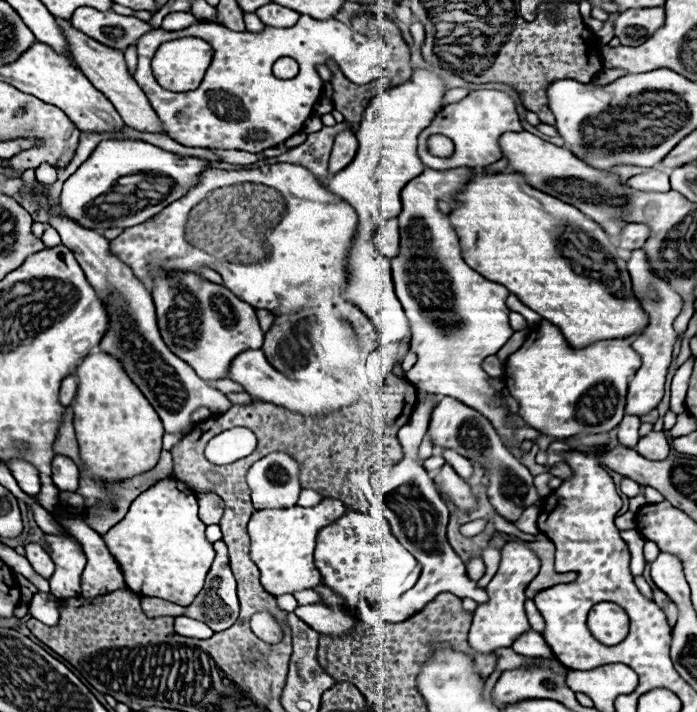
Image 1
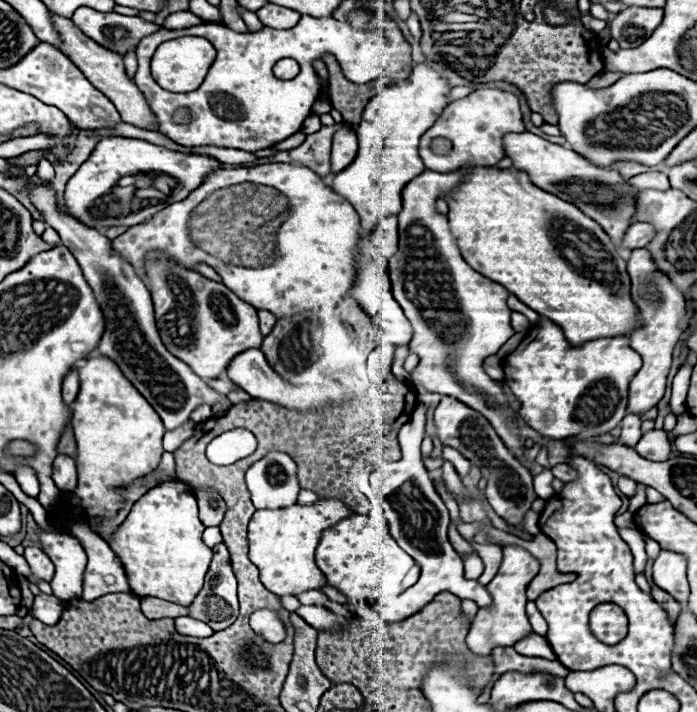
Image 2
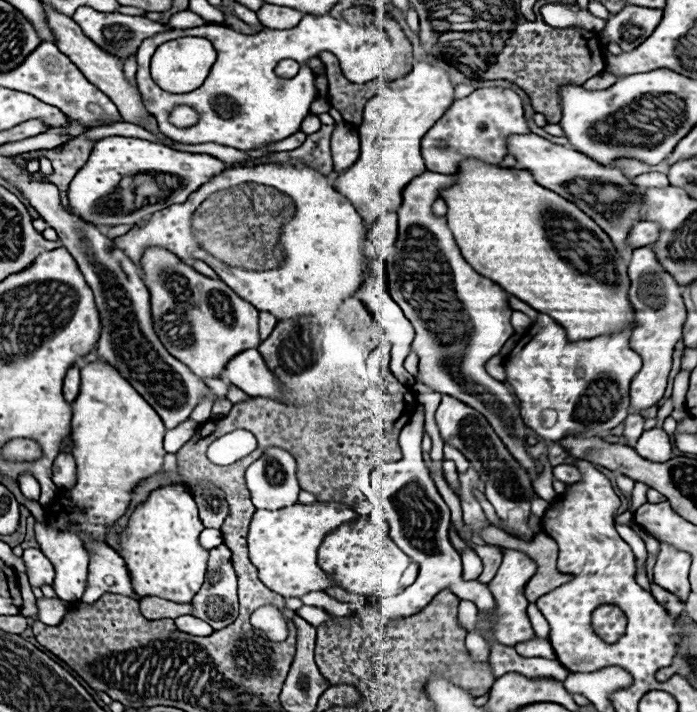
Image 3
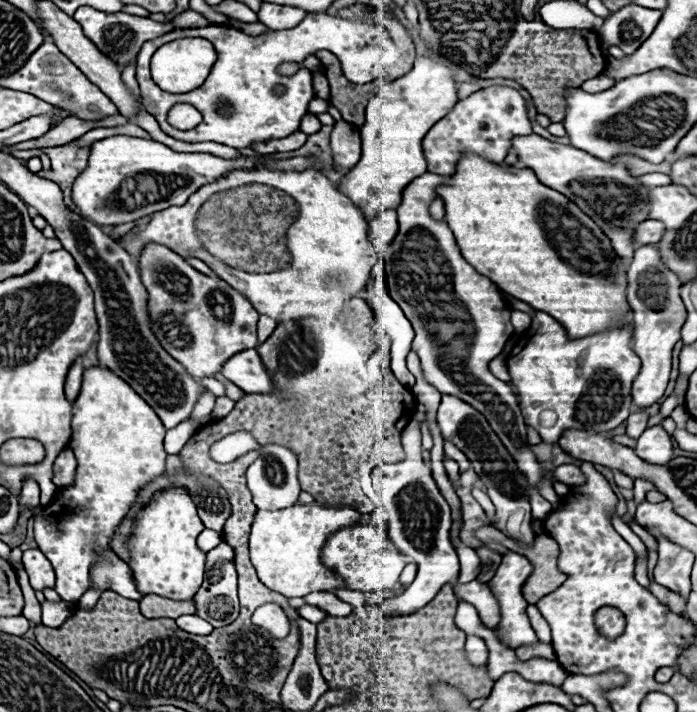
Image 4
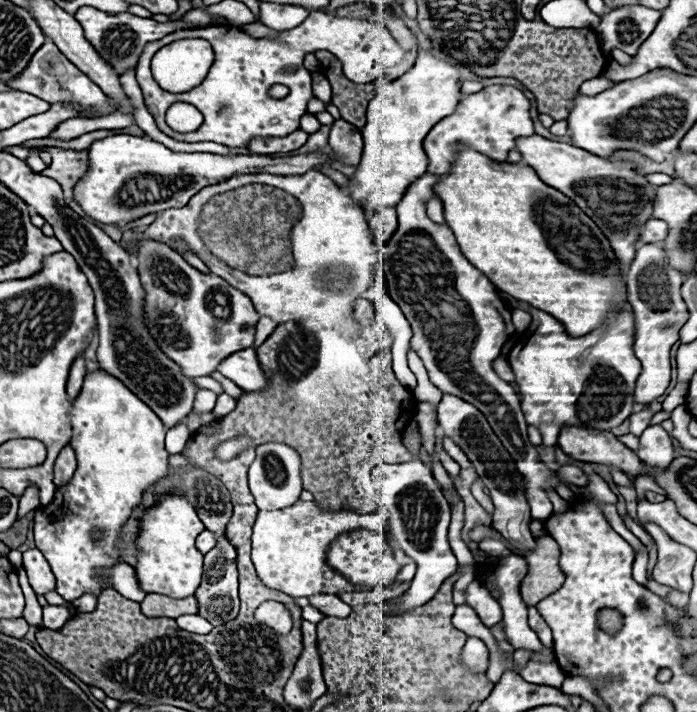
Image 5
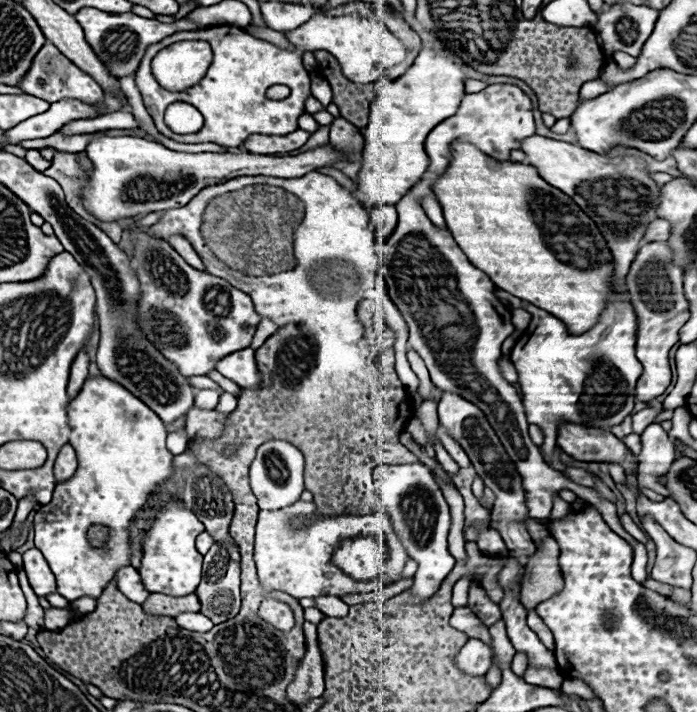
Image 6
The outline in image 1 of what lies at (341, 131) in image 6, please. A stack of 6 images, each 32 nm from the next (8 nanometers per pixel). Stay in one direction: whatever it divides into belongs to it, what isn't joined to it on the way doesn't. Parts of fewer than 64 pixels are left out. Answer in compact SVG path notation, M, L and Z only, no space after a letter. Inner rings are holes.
M352 130L346 132L338 132L338 136L334 138L334 148L332 148L332 156L330 156L330 172L336 174L340 170L344 170L356 156L358 150L358 140L354 136Z

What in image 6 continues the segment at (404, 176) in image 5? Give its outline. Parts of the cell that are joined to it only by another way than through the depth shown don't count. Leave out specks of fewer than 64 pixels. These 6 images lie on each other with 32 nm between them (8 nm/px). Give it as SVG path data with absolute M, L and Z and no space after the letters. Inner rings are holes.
M424 46L414 64L400 78L392 82L382 78L376 82L376 100L372 102L370 124L364 132L366 144L362 152L362 170L354 192L368 210L382 202L396 204L416 180L422 180L422 174L430 164L424 140L438 122L458 110L458 104L466 94L464 82L466 76L462 66L432 46Z

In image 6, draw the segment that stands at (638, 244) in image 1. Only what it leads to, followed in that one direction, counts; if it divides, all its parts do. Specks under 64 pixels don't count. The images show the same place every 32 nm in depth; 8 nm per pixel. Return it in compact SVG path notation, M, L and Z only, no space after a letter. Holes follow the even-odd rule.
M654 220L654 224L650 224L650 228L646 230L646 236L644 236L644 242L650 242L650 240L660 240L660 242L666 242L670 238L672 230L670 230L670 222L668 220Z

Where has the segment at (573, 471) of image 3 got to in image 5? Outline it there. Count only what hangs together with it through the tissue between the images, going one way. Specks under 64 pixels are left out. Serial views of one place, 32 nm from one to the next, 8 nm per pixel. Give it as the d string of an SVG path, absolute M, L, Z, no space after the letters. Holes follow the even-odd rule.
M562 466L558 470L558 474L562 476L562 480L572 482L572 484L580 484L580 486L588 486L590 484L590 480L584 474L584 470L582 468L576 468L576 466Z

